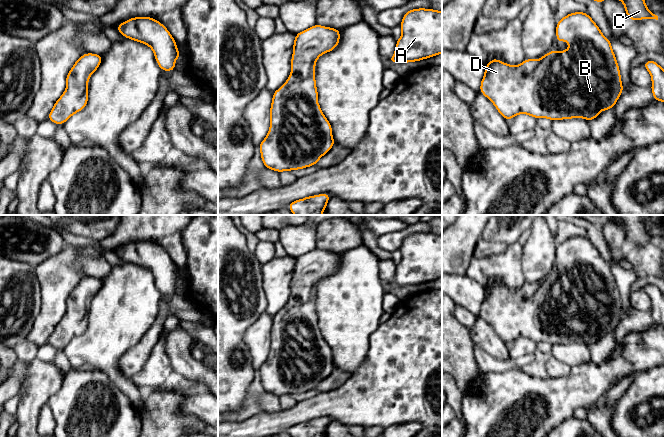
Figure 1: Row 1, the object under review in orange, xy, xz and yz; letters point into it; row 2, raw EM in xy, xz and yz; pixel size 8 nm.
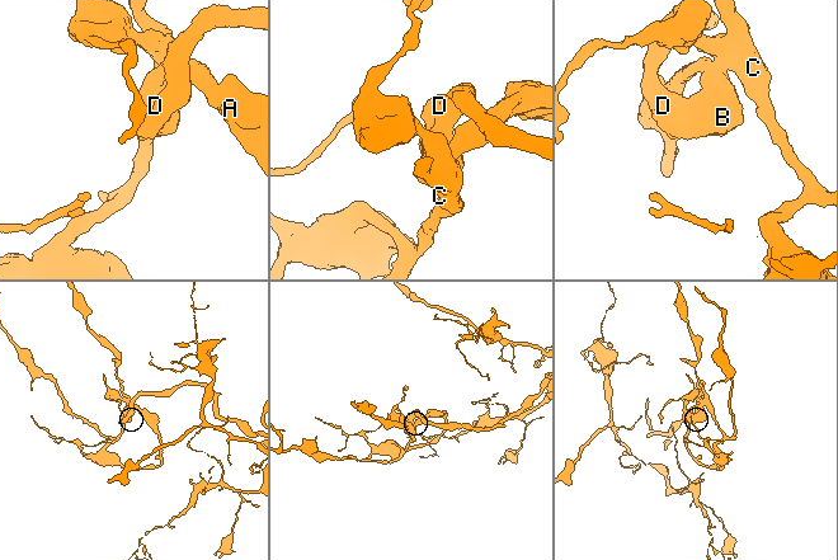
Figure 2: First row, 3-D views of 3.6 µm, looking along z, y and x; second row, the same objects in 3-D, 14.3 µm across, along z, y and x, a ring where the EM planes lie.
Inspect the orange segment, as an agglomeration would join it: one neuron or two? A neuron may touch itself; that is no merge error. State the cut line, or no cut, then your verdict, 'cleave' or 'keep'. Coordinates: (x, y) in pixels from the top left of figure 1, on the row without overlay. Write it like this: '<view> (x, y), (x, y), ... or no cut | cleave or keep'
no cut | keep

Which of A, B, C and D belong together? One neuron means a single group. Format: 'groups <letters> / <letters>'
groups A B C D

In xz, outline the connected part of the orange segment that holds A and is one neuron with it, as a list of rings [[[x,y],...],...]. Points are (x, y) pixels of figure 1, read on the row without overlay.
[[[411,233],[407,235],[400,248],[401,261],[396,265],[394,279],[388,284],[392,287],[421,285],[442,277],[442,235],[434,233]]]

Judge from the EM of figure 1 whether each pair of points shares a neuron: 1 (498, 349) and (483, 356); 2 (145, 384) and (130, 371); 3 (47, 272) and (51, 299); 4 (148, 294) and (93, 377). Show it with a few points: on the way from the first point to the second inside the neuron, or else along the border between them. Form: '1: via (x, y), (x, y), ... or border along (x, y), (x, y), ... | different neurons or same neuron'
1: border along (474, 345), (483, 348), (497, 359), (509, 359) | different neurons
2: border along (148, 356), (145, 364), (130, 379) | different neurons
3: via (51, 279), (51, 292) | same neuron
4: border along (94, 368), (102, 371), (115, 385) | different neurons

